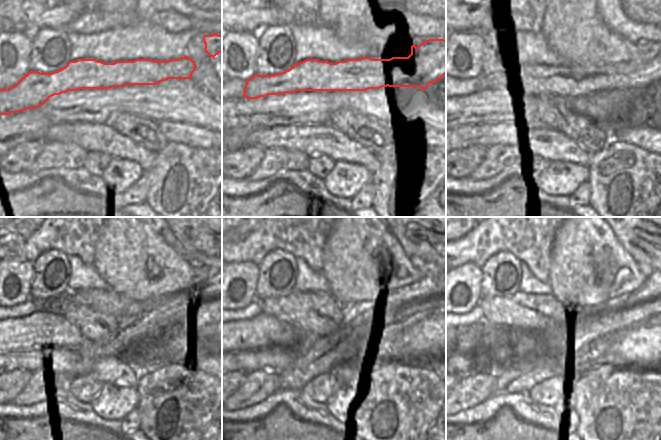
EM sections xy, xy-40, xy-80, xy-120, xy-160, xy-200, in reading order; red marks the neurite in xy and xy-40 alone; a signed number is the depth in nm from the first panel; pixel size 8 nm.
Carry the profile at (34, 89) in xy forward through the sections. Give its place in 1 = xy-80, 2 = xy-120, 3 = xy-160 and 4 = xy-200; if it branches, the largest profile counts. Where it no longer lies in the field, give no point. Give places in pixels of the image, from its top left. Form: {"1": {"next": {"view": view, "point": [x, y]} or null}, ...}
{"1": {"next": {"view": "xy-80", "point": [649, 68]}}, "2": {"next": {"view": "xy-120", "point": [104, 300]}}, "3": {"next": {"view": "xy-160", "point": [424, 268]}}, "4": {"next": {"view": "xy-200", "point": [643, 267]}}}

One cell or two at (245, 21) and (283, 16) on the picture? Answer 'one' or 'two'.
one

